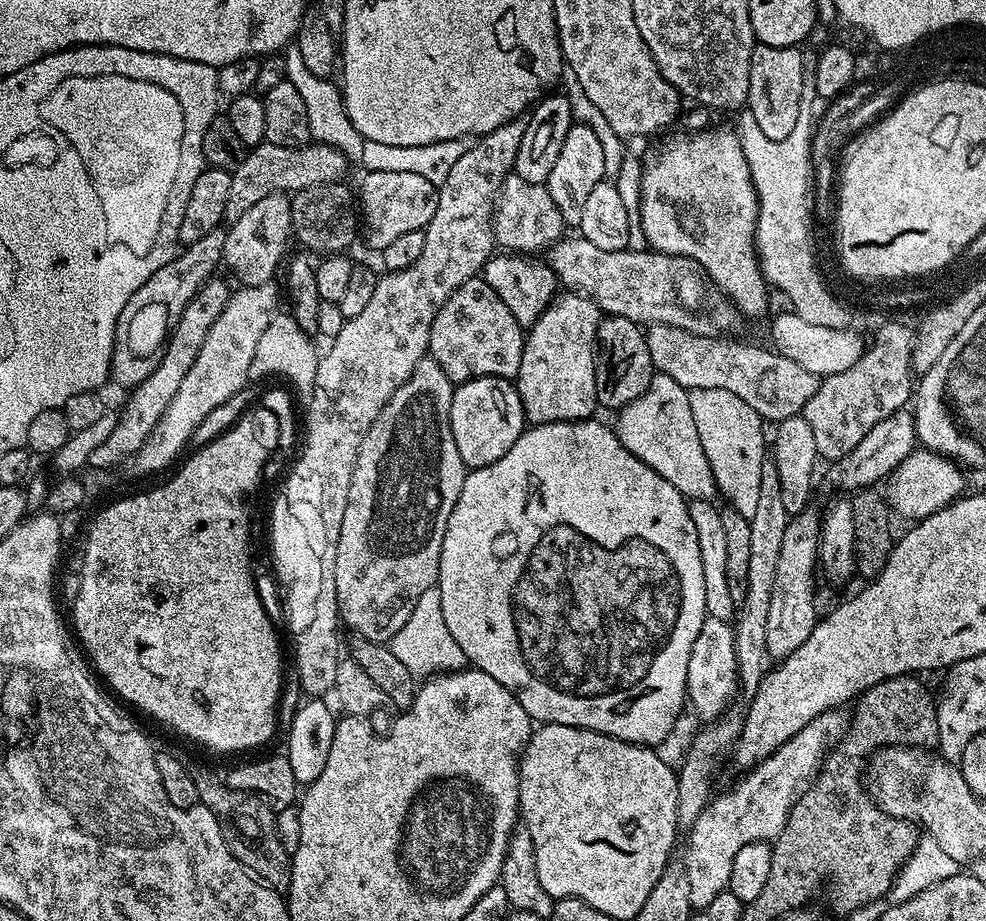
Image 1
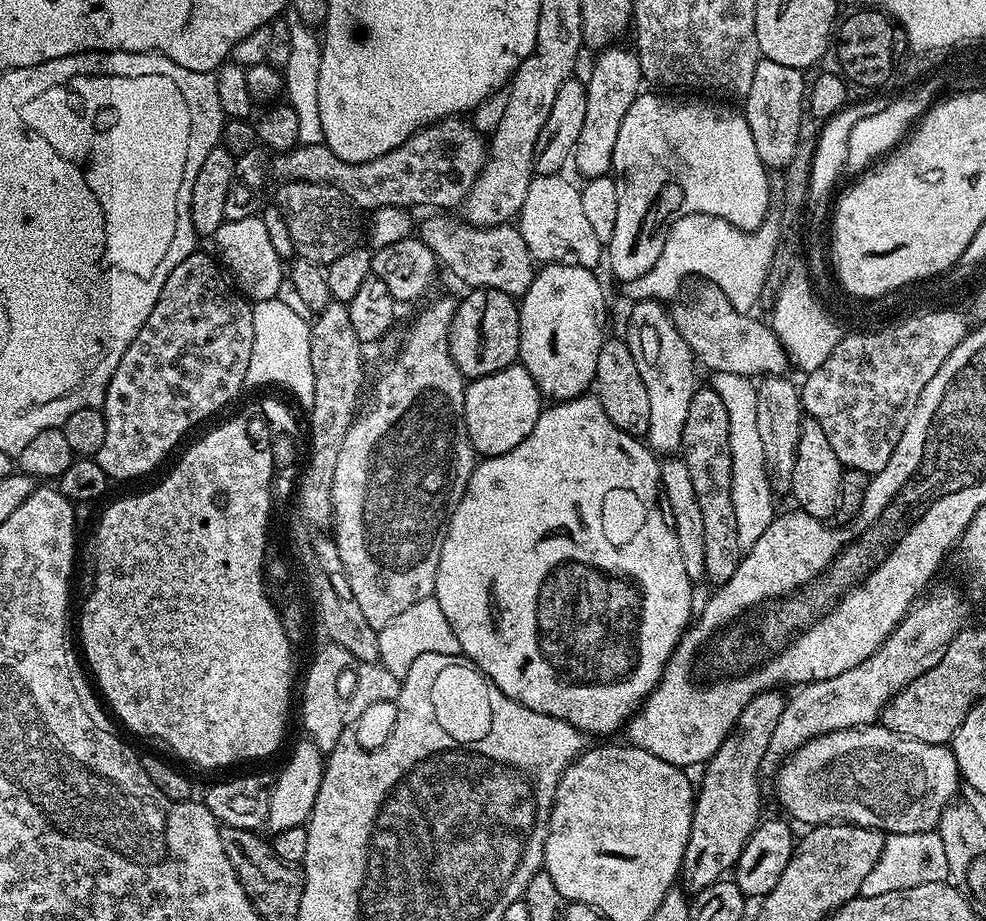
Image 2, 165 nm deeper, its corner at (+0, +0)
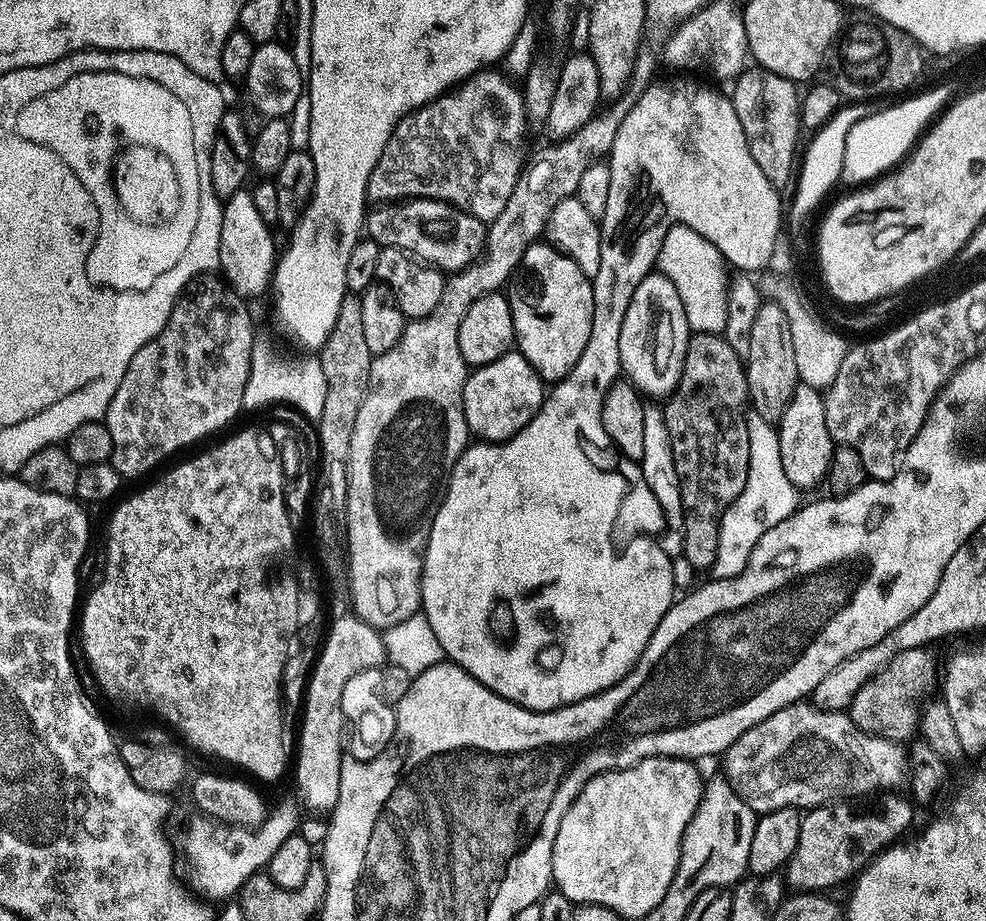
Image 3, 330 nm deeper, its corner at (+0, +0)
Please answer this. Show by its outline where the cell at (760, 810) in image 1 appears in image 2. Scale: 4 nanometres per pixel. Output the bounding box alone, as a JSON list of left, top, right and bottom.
[773,588,968,753]

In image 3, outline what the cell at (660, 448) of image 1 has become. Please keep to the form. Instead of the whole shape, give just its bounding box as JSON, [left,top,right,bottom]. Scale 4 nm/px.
[618,271,689,397]

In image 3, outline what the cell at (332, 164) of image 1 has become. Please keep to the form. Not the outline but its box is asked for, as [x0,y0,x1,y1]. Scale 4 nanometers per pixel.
[367,70,526,222]

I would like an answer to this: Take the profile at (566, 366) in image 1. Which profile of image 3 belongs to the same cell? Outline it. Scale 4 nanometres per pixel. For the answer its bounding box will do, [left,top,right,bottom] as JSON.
[508,242,594,382]

